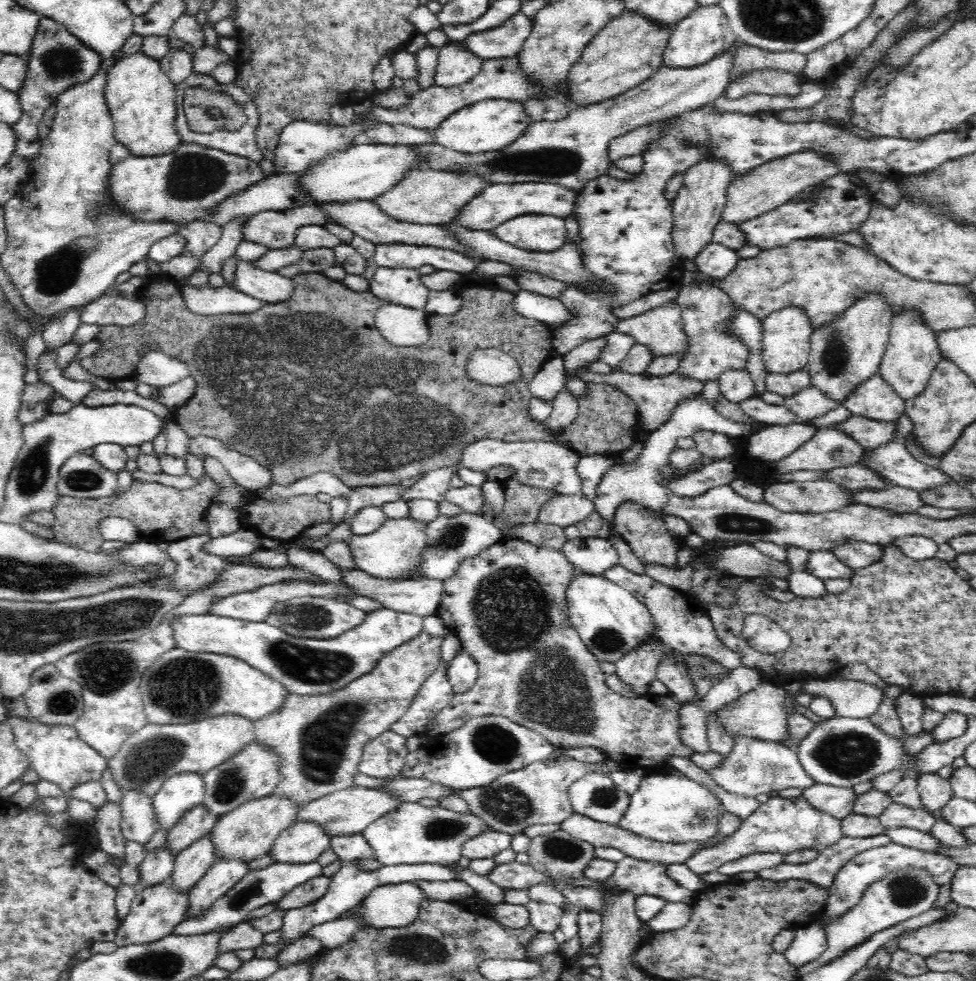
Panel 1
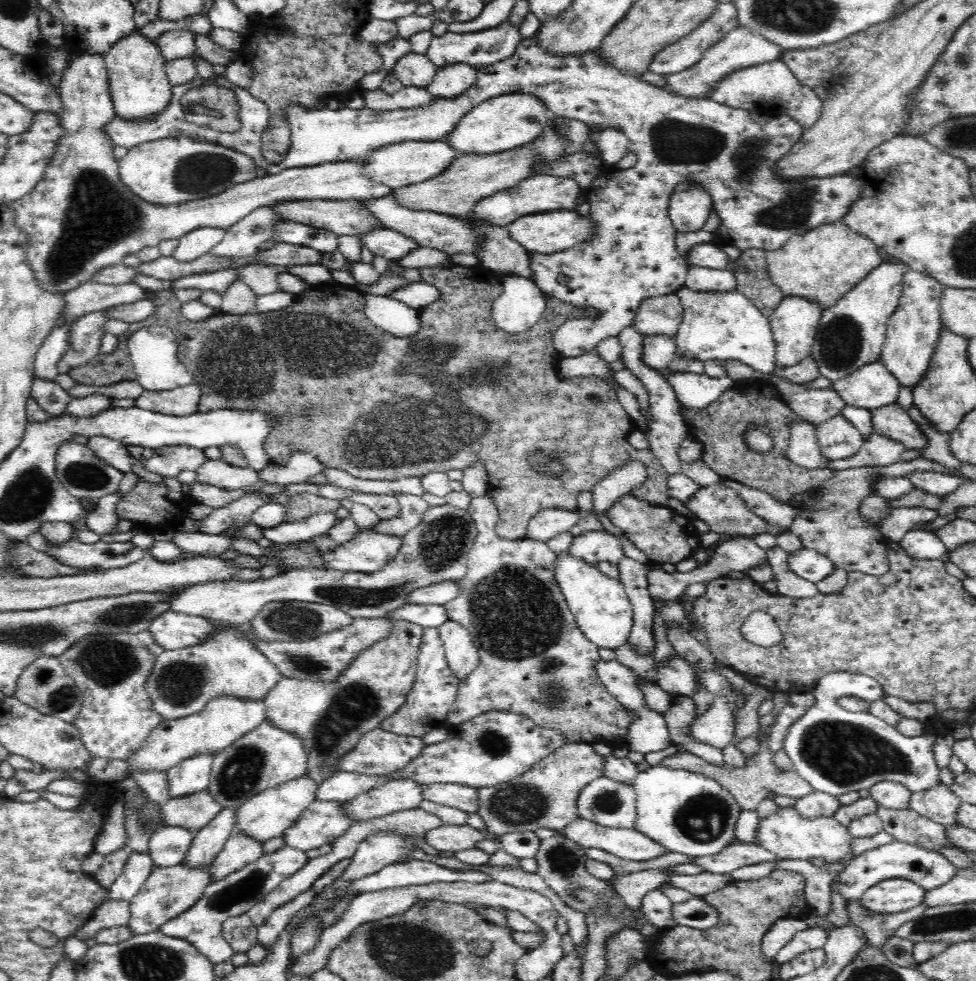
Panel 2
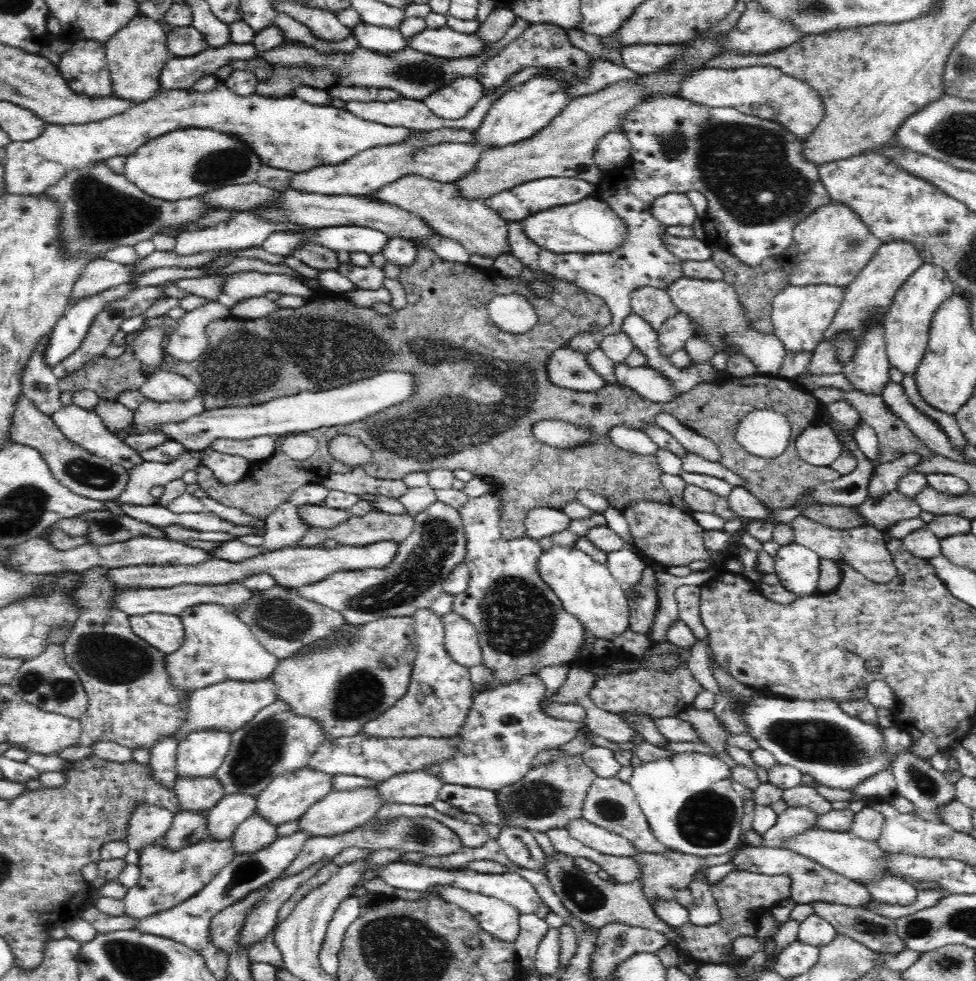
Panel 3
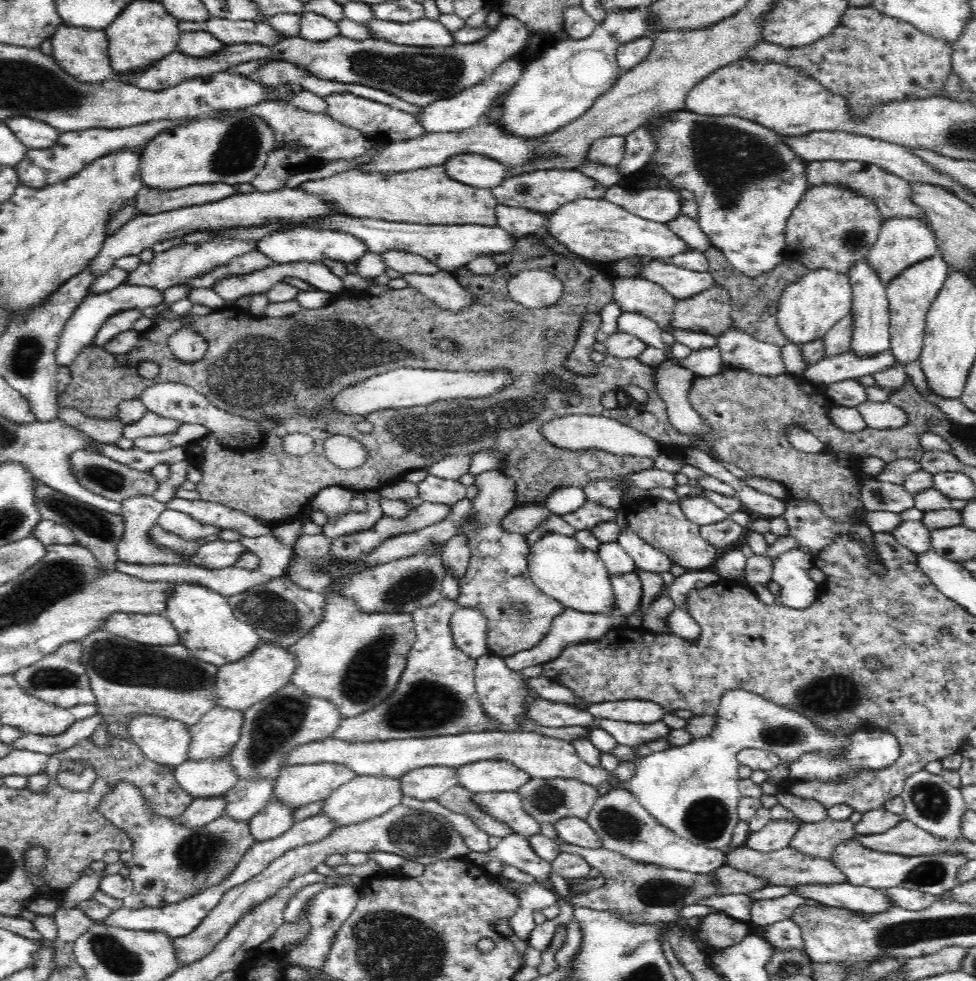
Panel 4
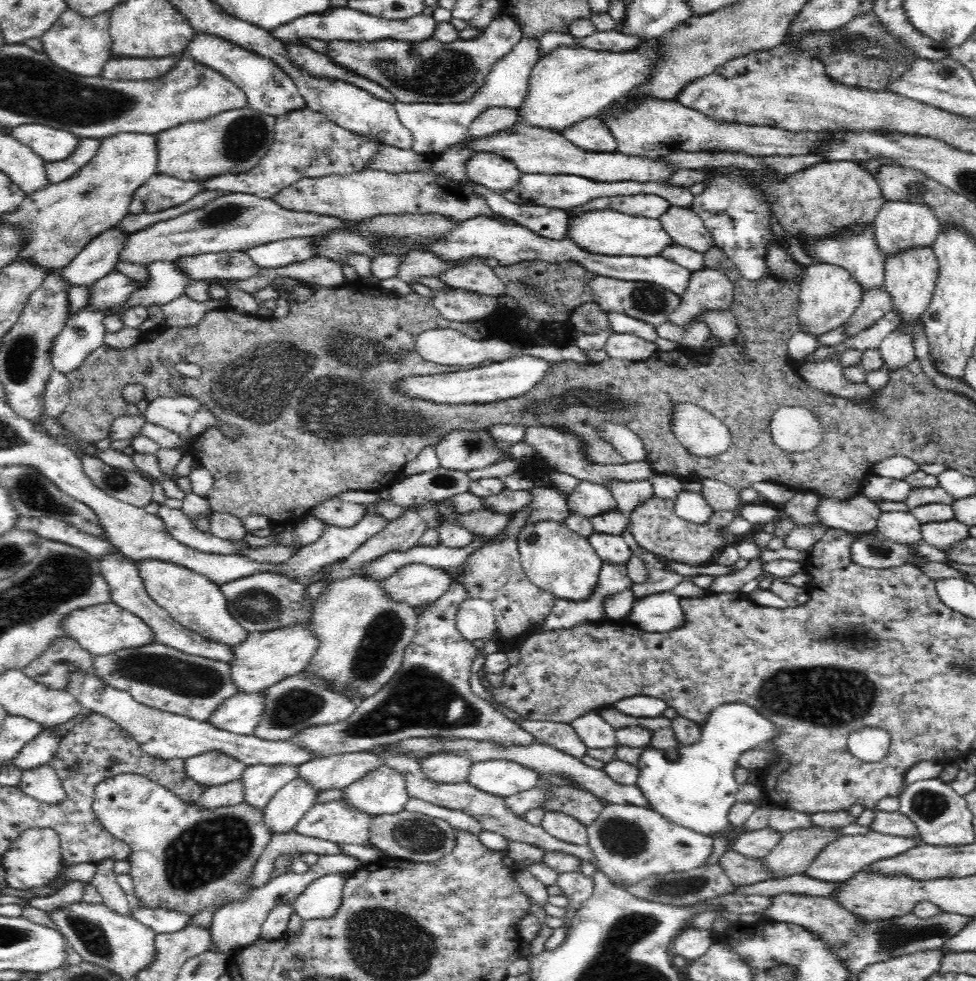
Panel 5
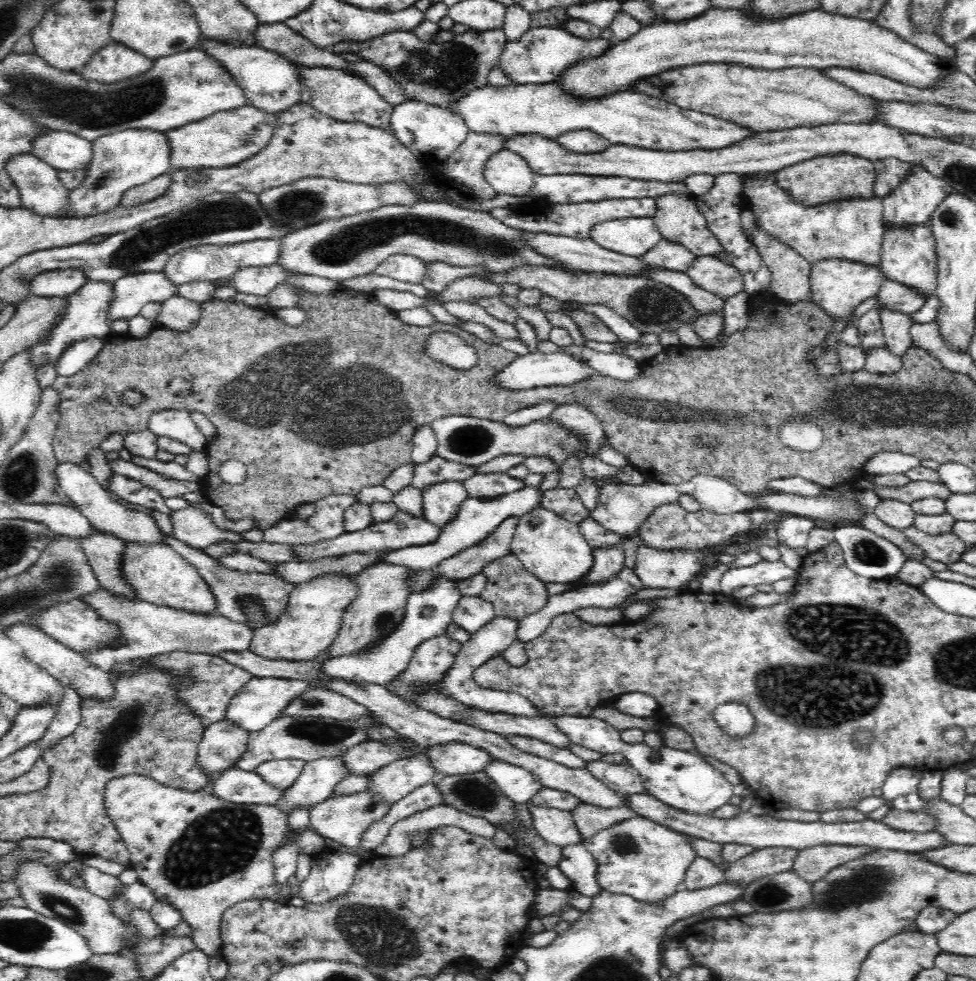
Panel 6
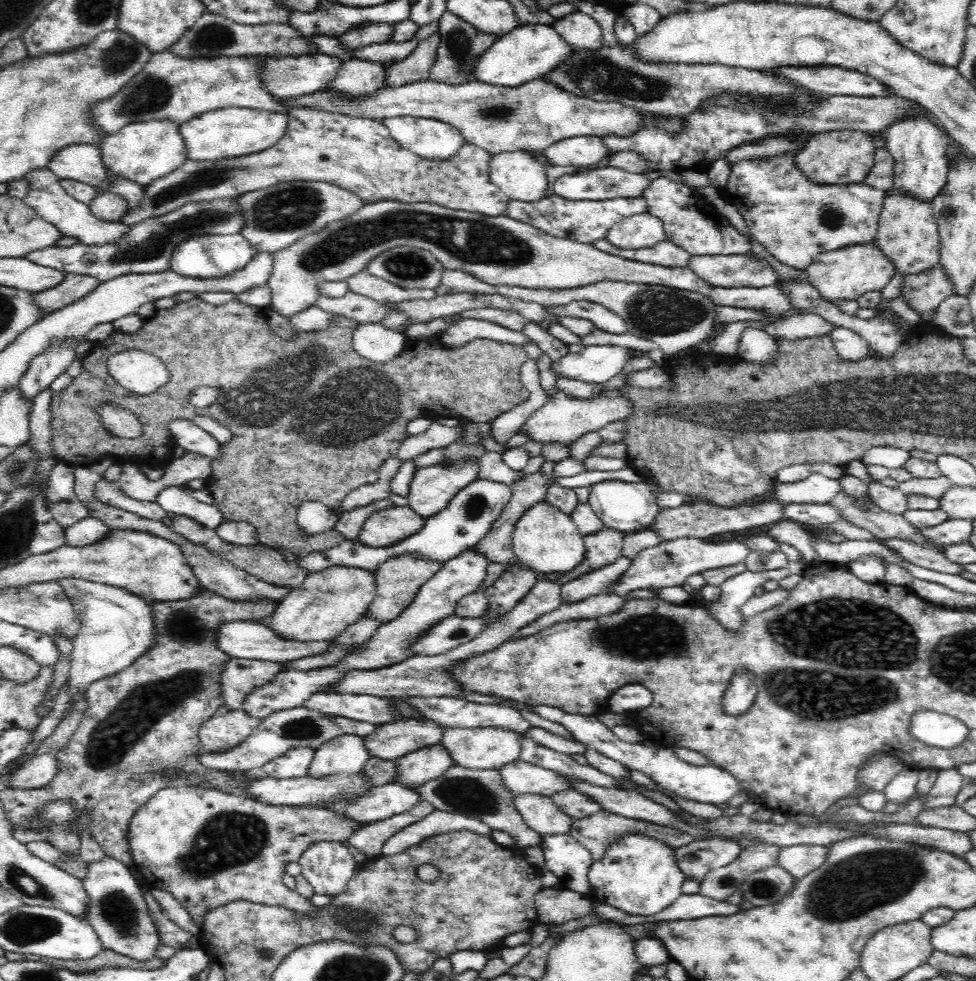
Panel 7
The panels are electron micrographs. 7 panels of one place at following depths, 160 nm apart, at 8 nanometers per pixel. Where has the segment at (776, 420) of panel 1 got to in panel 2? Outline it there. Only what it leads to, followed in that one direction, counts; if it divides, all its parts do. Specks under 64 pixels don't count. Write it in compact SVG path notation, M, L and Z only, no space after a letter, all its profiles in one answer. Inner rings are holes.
M804 420L790 422L791 440L787 457L804 468L826 468L831 460L820 453L820 443L816 437L816 425Z

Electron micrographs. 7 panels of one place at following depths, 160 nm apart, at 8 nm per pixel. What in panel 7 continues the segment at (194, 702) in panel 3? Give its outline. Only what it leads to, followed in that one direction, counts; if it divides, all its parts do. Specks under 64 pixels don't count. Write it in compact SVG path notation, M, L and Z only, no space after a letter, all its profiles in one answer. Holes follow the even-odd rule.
M342 565L309 573L301 585L292 588L286 598L280 601L274 616L267 620L267 625L286 639L335 639L346 627L366 614L368 606L376 598L374 578L373 570Z

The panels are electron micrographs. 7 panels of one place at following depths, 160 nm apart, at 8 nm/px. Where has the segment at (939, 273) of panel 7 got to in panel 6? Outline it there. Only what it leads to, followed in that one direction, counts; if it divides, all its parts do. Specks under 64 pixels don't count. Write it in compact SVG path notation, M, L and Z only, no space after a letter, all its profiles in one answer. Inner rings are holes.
M888 279L882 284L876 298L879 303L878 309L880 306L886 306L889 310L908 315L919 312L927 301L927 297L914 288Z

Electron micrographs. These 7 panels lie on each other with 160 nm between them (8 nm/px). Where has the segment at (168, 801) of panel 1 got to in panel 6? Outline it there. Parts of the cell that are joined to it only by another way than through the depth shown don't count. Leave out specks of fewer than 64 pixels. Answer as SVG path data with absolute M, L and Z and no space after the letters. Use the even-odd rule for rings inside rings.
M253 677L250 682L246 683L244 688L230 700L228 710L226 710L226 719L234 722L237 726L244 728L248 733L258 732L266 728L275 718L282 714L282 710L290 704L290 700L298 698L306 690L320 689L318 677L313 681L300 679L276 678L276 677Z

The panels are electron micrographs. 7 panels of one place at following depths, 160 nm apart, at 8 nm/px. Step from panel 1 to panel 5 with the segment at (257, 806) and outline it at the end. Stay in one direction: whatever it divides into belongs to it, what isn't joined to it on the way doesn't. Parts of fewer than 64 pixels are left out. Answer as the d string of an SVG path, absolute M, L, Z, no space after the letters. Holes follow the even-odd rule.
M348 752L300 765L298 778L308 781L319 792L342 790L383 765L383 758L375 752Z

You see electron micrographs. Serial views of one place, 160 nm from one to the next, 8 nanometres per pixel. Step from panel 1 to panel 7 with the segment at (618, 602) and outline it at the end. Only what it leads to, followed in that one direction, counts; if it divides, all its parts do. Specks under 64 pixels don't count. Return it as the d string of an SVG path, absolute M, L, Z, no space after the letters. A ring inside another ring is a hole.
M537 502L517 520L512 537L515 561L524 563L528 569L549 572L569 573L576 568L586 552L584 535L576 527L571 516L560 508L546 502Z

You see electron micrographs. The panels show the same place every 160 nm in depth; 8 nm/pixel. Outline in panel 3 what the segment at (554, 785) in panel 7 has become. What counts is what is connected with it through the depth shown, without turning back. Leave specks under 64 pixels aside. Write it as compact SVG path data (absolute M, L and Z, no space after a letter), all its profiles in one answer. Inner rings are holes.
M524 675L517 681L484 689L473 699L466 716L466 725L458 734L463 744L457 754L443 764L434 764L422 770L438 776L443 783L458 784L490 791L510 787L526 776L532 762L542 750L552 750L578 737L585 724L556 720L544 714L540 702L545 697L546 685L538 675Z

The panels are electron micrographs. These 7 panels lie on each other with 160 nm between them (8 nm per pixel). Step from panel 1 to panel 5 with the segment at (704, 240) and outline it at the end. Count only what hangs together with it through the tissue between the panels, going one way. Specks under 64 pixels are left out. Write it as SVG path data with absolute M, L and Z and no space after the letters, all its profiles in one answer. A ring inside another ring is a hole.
M634 194L634 196L602 196L590 199L589 203L569 208L567 211L571 218L576 218L586 212L594 212L594 210L614 210L630 216L658 219L669 209L670 205L668 200L655 194Z

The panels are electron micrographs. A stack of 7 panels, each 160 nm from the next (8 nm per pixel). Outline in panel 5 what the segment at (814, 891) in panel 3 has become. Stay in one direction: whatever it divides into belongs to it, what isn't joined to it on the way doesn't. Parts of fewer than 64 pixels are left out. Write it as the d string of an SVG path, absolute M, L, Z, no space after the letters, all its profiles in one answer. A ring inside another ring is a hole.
M731 848L723 854L718 864L736 885L756 884L776 879L774 873L762 865L762 860L745 858L743 854Z

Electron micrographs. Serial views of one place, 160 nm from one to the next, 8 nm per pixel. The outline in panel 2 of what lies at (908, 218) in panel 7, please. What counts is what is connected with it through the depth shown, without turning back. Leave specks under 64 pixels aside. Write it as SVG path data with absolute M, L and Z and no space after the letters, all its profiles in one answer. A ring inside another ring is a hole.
M908 270L903 279L903 290L896 313L890 318L886 340L880 360L901 386L914 388L926 372L935 346L938 344L941 320L941 304L945 287L938 280L922 272Z

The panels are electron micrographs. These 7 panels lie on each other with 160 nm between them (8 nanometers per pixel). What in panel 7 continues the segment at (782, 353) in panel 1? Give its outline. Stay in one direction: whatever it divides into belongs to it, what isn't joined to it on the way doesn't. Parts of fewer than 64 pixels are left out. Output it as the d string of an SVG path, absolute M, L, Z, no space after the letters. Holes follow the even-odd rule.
M872 241L872 244L856 244L826 252L818 256L806 271L814 289L828 302L834 302L842 299L857 300L866 292L883 290L894 278L897 269Z

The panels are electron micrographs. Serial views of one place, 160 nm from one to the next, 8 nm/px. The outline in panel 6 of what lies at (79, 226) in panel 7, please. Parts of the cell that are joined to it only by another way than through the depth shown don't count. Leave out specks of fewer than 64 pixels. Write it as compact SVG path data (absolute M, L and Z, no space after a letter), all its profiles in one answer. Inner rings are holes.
M33 153L20 154L20 156L12 156L4 170L12 177L14 184L18 187L24 208L36 214L52 218L62 218L66 214L68 204L70 204L70 201L68 201L70 191L58 178L58 170L50 164L40 160Z

